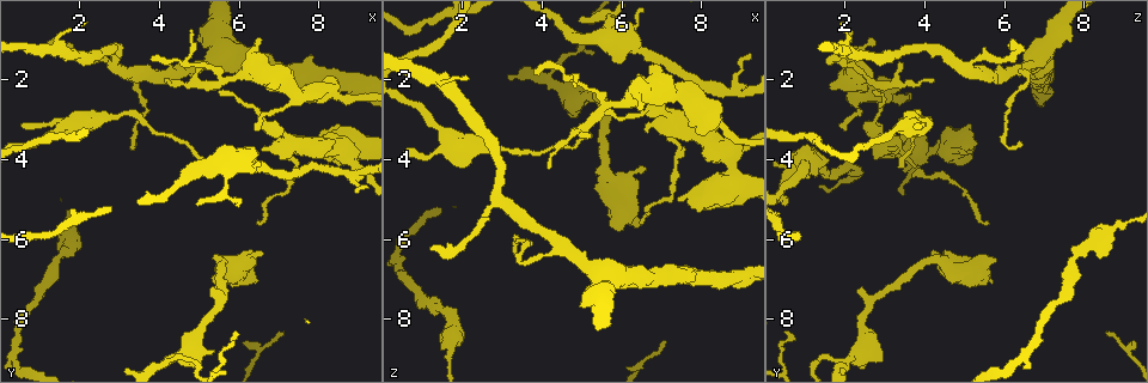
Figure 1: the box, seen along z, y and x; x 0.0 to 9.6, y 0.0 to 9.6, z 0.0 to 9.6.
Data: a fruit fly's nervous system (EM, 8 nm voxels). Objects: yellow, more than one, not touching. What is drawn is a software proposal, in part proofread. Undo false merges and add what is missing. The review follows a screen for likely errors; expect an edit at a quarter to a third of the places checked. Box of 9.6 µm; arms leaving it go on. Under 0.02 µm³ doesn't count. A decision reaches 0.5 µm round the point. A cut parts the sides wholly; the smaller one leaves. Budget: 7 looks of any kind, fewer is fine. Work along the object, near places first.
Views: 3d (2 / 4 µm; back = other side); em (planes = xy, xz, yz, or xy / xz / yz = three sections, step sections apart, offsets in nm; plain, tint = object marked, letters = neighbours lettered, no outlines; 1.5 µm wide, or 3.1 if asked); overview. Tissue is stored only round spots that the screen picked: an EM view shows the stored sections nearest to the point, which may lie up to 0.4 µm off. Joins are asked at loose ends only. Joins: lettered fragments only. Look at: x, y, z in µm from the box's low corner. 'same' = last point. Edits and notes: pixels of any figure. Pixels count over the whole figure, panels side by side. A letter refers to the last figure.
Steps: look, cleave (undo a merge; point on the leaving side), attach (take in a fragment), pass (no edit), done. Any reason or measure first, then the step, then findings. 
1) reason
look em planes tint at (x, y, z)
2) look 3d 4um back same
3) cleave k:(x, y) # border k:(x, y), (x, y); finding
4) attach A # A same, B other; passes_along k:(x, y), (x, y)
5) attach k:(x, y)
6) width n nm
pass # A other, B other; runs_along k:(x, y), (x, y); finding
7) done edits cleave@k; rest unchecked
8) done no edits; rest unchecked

sudden change in width
look 3d 2um at (9.15, 4.30, 3.75)

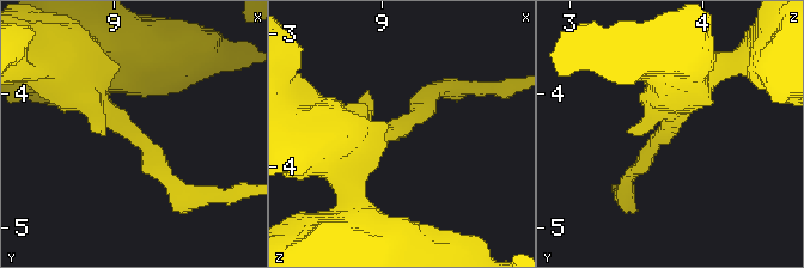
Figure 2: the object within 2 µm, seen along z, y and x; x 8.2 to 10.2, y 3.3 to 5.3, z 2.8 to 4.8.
shape alone is not enough
look em planes tint at (9.14, 4.30, 3.70)

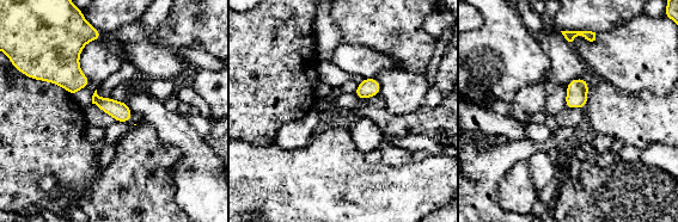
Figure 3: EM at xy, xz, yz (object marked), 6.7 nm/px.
see the neighbours
look em planes letters same

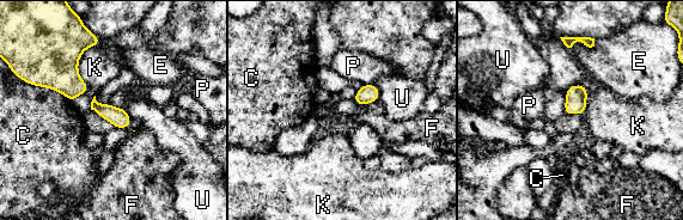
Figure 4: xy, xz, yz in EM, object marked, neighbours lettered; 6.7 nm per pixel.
width 20 nm
pass # C other, E other, F other, K other, P other, U other; continuous, no second neuron

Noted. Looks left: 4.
look em planes letters at (7.80, 3.70, 5.25)

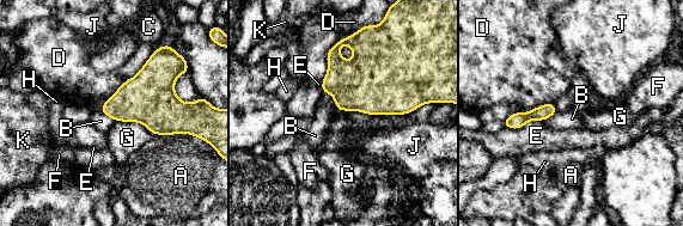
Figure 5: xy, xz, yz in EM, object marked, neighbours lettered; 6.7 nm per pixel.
pass # A other, B other, C other, D other, E other, F other, G other, H other, J other, K other; runs_along 5:(553, 108), (506, 123); no lettered fragment goes on from it

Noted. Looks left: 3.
stops while still wide
look em planes letters at (6.70, 3.65, 3.30)

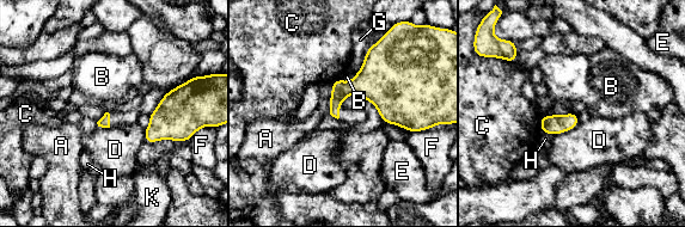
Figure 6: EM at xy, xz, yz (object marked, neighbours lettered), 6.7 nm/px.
pass # A other, B other, C other, D other, E other, F other, G other, H other, K other; none of them fits

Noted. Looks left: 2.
done no edits; rest unchecked

